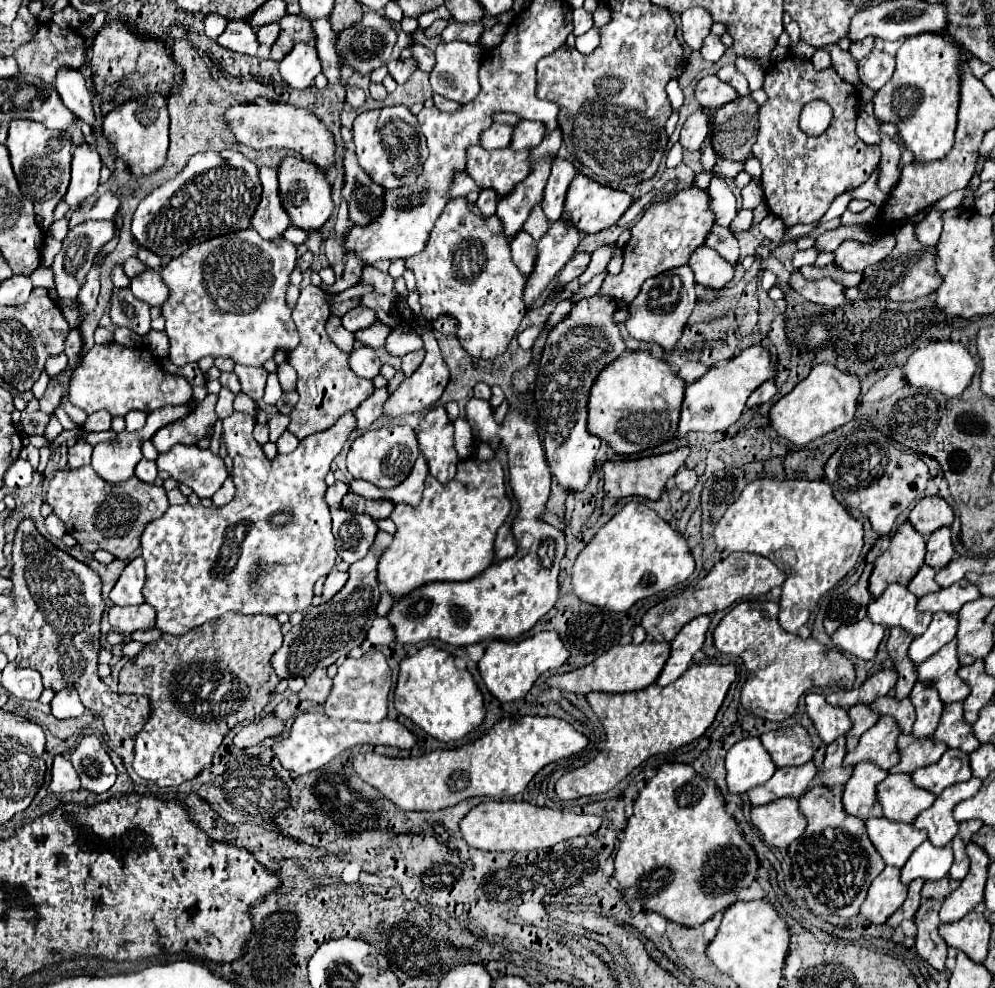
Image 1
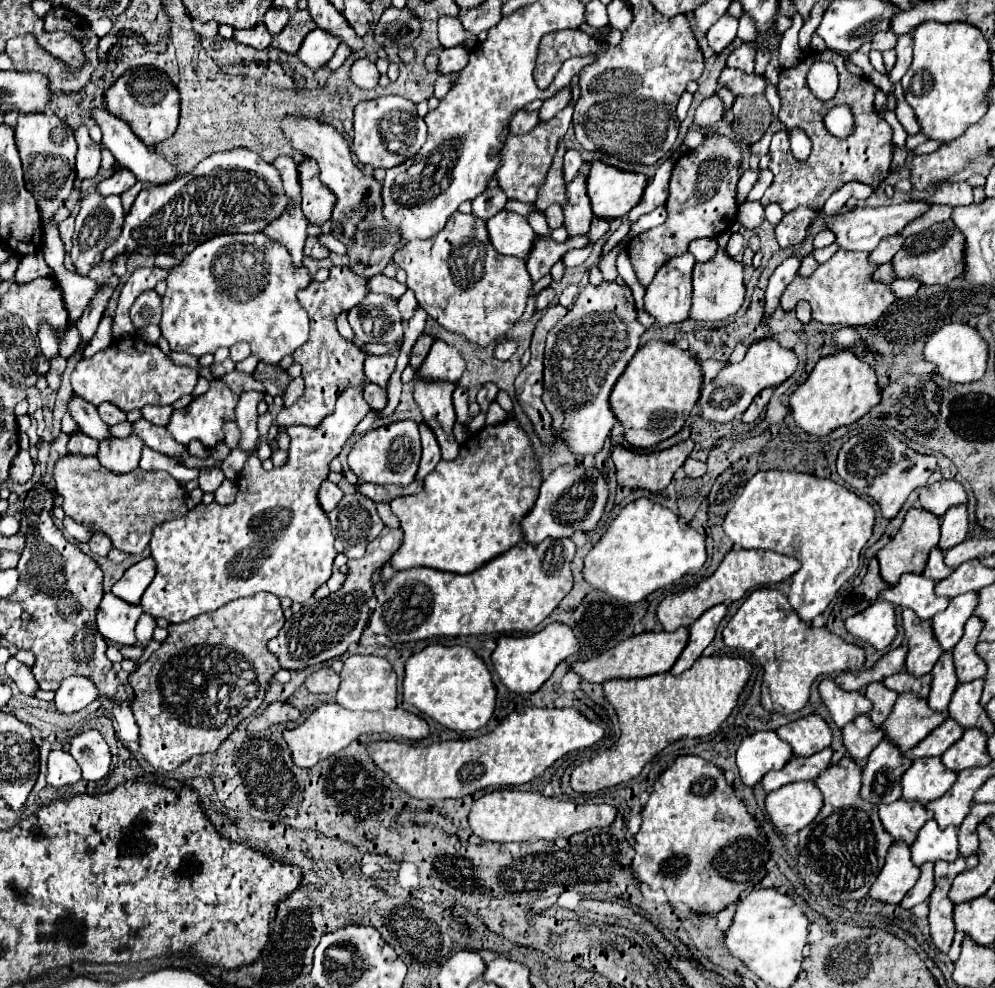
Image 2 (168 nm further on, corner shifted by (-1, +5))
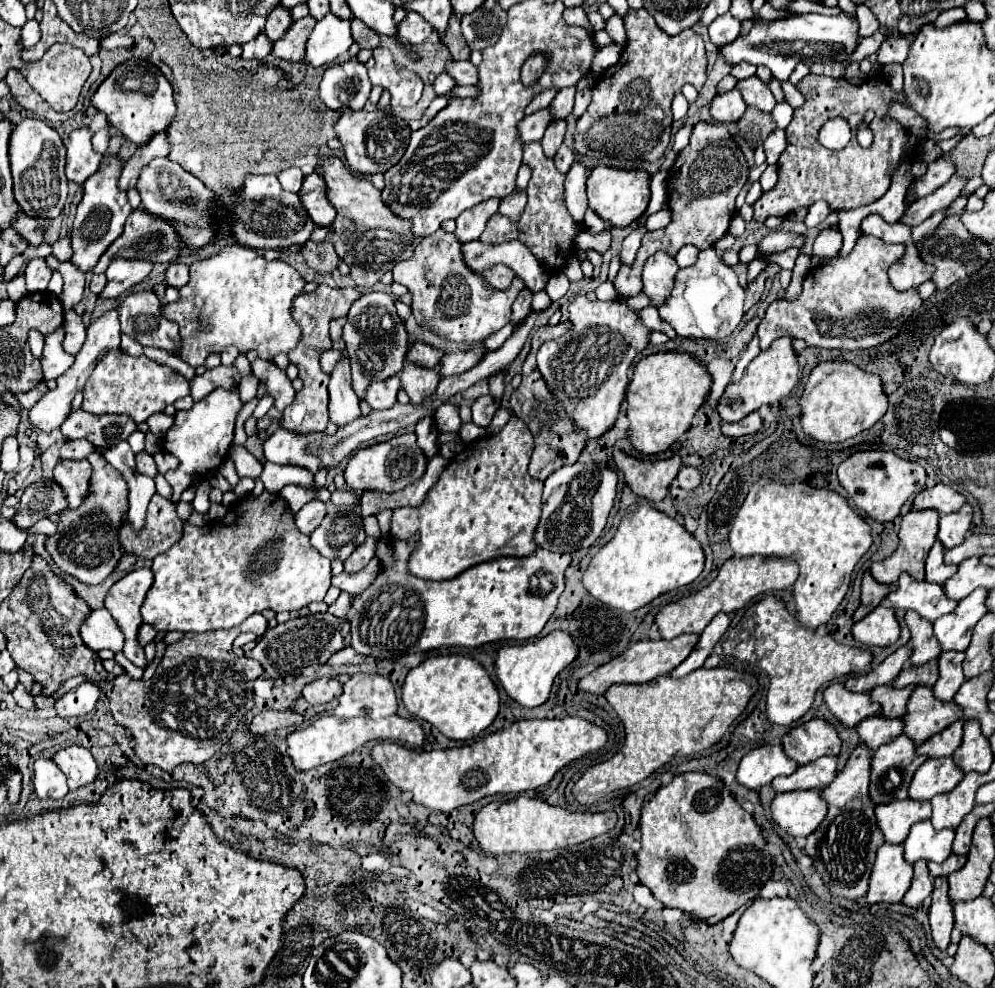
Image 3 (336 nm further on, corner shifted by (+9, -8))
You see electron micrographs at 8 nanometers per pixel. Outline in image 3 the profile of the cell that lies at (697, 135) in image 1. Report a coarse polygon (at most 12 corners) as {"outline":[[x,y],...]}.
{"outline":[[738,89],[710,103],[714,123],[734,123],[746,111]]}

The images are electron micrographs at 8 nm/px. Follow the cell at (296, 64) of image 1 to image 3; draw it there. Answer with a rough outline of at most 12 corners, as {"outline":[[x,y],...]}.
{"outline":[[328,13],[310,33],[304,61],[332,65],[350,49],[350,21]]}

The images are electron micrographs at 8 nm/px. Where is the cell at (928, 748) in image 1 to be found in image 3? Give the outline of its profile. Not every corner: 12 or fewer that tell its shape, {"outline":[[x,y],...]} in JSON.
{"outline":[[956,721],[916,749],[928,759],[950,757],[962,743]]}

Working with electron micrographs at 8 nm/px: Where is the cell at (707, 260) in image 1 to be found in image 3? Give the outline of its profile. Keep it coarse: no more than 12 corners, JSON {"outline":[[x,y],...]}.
{"outline":[[686,245],[676,253],[680,267],[696,263],[696,247]]}

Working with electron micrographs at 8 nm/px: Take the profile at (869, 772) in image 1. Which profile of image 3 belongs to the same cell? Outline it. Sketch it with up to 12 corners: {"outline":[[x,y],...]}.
{"outline":[[906,735],[878,747],[870,763],[870,801],[906,799],[926,757]]}

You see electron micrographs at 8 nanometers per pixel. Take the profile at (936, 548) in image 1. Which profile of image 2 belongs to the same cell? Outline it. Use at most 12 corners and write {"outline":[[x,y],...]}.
{"outline":[[966,504],[952,506],[942,516],[940,550],[968,536]]}

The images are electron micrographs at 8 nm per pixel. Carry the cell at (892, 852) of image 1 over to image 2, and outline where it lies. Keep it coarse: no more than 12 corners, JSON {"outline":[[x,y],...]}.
{"outline":[[916,800],[880,804],[880,820],[894,840],[914,842],[930,818]]}

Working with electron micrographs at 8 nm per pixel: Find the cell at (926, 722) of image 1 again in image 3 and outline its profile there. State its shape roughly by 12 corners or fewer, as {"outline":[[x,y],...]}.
{"outline":[[940,653],[934,697],[948,703],[966,679],[962,653]]}

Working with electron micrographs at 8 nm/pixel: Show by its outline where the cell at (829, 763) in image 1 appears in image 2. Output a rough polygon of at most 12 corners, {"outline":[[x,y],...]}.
{"outline":[[856,716],[842,728],[848,756],[864,762],[884,738],[882,726]]}

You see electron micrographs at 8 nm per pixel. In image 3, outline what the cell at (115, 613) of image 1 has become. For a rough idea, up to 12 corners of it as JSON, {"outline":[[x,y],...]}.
{"outline":[[106,609],[88,615],[80,637],[92,651],[124,647],[124,633]]}

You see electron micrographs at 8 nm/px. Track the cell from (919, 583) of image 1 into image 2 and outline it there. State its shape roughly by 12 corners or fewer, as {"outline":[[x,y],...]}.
{"outline":[[934,546],[924,576],[944,580],[952,568],[944,564],[944,552]]}

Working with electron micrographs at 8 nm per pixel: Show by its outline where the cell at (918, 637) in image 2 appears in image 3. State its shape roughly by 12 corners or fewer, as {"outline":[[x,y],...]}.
{"outline":[[906,611],[910,629],[910,663],[924,665],[936,659],[932,623]]}

